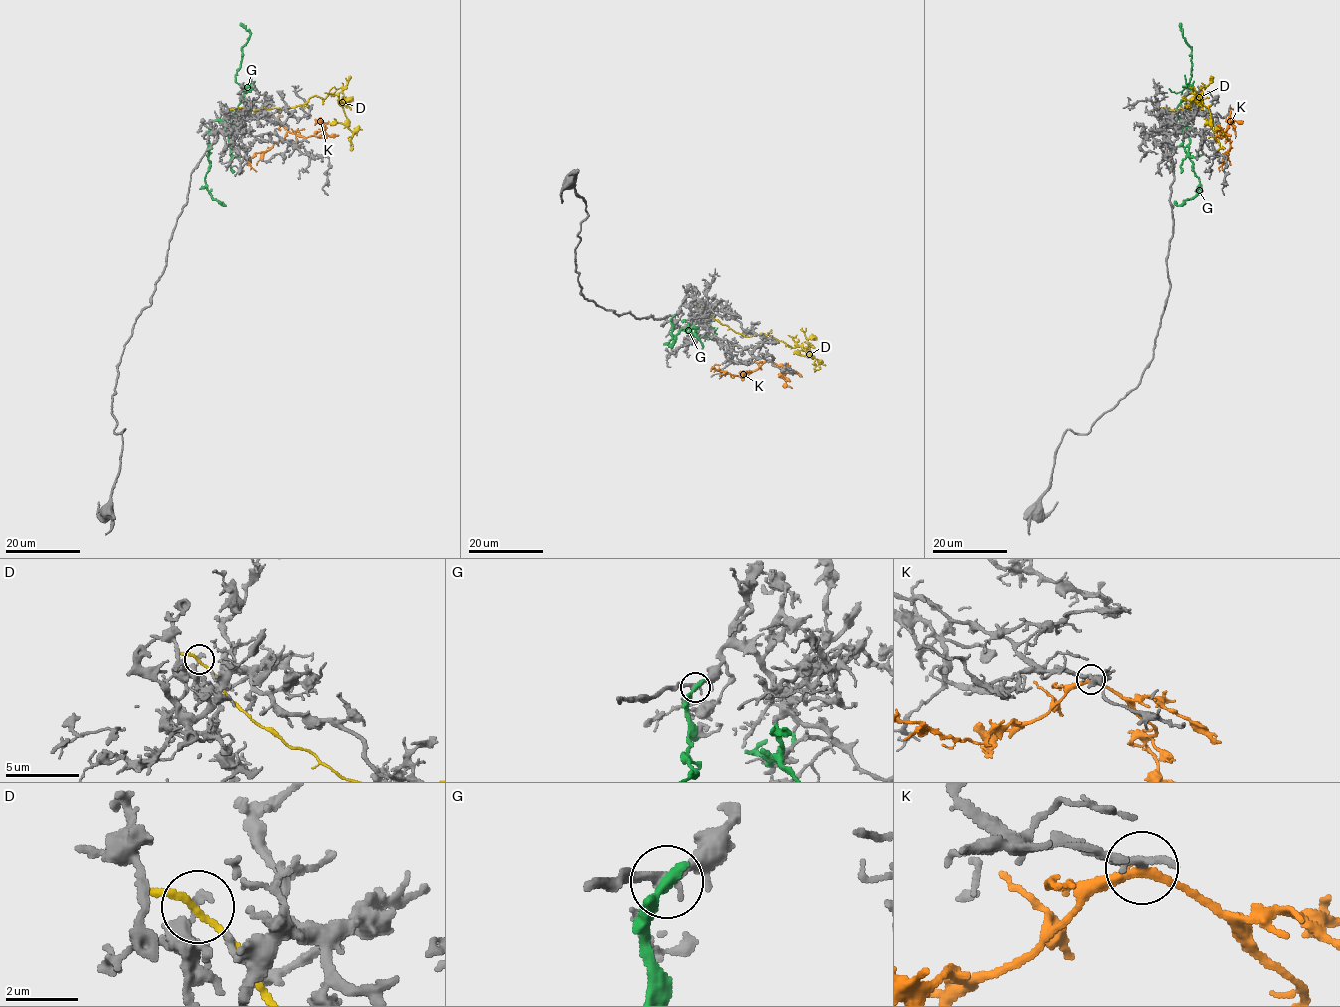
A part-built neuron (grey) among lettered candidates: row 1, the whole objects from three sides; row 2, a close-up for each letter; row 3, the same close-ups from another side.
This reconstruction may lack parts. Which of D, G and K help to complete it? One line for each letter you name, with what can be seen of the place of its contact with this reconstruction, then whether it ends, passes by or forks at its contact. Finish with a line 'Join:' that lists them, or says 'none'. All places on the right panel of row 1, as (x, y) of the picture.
K: Touches grey at (1214, 137). It passes by
Join: K

